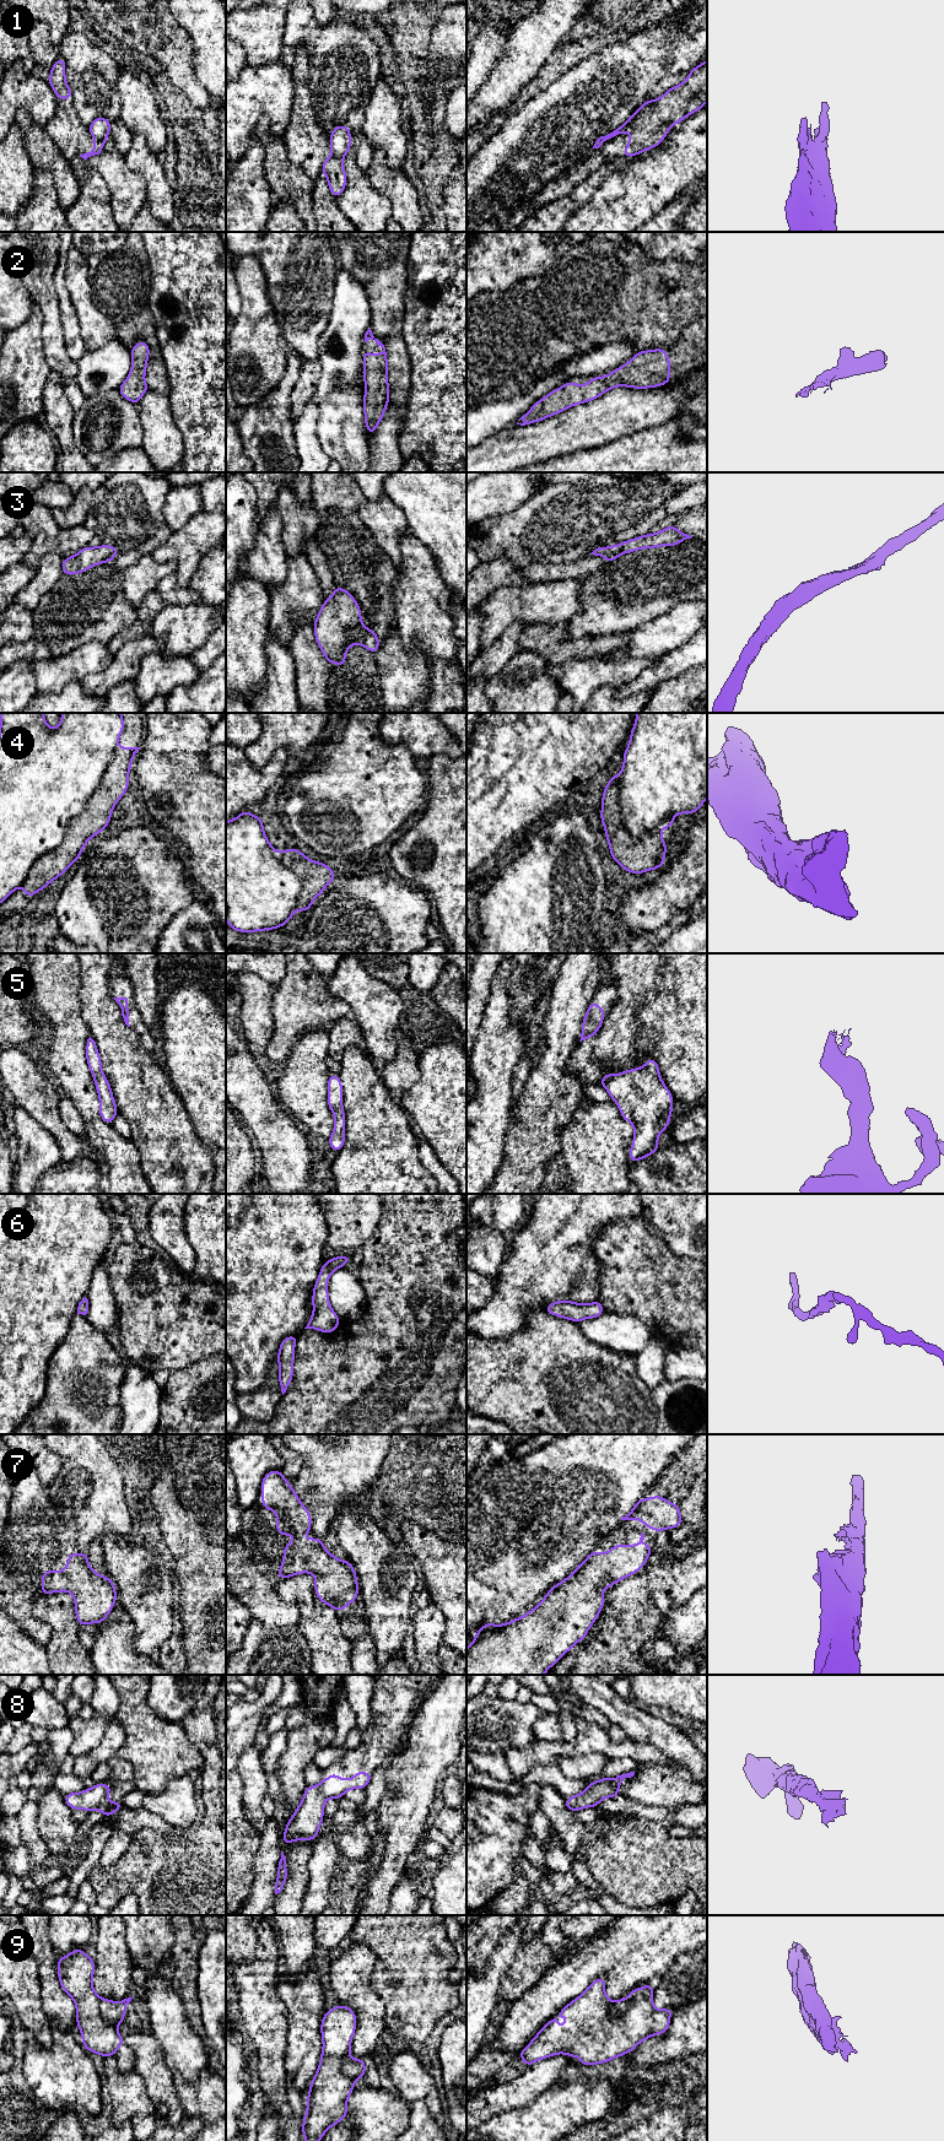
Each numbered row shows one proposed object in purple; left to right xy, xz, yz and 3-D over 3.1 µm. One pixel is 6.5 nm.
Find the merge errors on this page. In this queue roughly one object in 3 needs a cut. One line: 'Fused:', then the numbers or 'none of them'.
Fused: 1, 4, 9

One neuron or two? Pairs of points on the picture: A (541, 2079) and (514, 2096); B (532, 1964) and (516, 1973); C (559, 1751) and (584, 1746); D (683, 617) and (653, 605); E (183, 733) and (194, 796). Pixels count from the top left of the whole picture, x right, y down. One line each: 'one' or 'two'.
A: one
B: one
C: one
D: two
E: one

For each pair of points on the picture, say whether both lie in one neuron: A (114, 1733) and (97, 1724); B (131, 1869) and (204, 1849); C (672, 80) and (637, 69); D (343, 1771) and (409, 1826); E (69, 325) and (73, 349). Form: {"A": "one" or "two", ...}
{"A": "two", "B": "one", "C": "two", "D": "two", "E": "one"}

